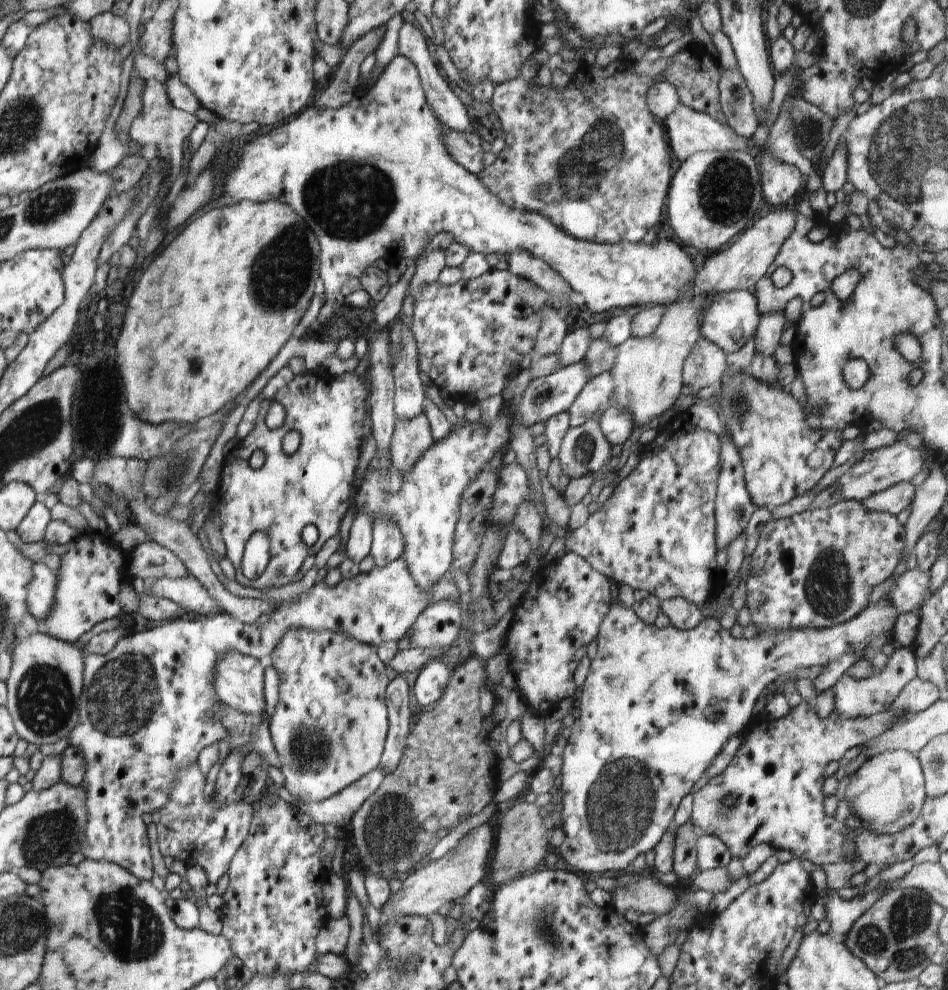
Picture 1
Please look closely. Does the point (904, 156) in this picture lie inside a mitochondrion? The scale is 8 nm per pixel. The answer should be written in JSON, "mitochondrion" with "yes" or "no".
{"mitochondrion":"yes"}

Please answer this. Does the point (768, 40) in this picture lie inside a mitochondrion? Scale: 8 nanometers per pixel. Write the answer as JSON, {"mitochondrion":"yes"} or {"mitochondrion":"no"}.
{"mitochondrion":"no"}

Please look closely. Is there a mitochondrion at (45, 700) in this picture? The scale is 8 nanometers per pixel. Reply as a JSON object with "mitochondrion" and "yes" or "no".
{"mitochondrion":"yes"}

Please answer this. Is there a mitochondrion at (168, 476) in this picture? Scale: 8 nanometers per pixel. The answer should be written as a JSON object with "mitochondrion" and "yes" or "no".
{"mitochondrion":"yes"}

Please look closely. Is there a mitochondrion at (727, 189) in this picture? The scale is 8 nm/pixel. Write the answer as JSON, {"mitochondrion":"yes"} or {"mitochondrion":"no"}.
{"mitochondrion":"yes"}

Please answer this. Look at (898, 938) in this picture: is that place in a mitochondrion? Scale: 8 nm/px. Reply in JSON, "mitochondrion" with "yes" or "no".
{"mitochondrion":"yes"}

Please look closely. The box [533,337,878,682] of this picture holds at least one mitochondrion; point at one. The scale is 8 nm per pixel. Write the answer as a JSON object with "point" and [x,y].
{"point":[827,588]}

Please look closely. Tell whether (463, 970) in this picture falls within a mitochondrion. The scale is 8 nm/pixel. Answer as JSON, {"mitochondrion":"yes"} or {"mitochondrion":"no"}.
{"mitochondrion":"no"}

